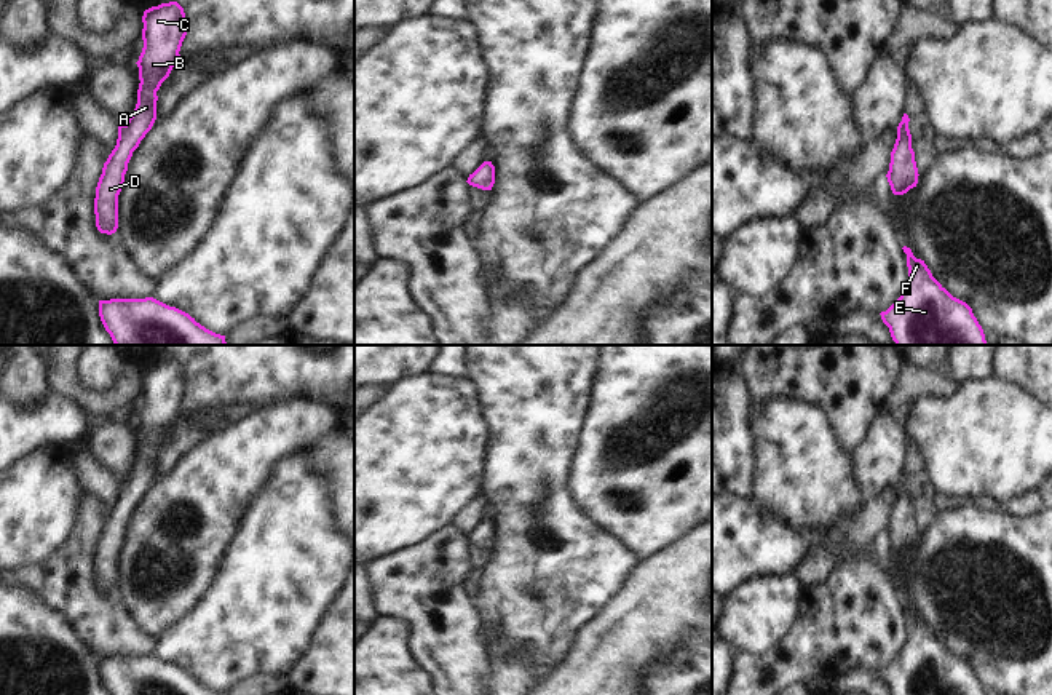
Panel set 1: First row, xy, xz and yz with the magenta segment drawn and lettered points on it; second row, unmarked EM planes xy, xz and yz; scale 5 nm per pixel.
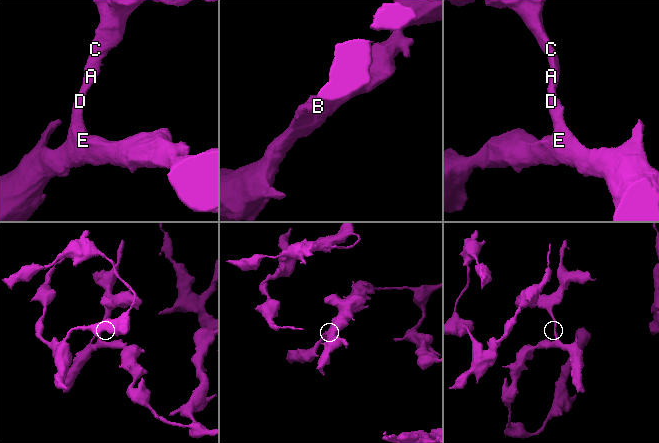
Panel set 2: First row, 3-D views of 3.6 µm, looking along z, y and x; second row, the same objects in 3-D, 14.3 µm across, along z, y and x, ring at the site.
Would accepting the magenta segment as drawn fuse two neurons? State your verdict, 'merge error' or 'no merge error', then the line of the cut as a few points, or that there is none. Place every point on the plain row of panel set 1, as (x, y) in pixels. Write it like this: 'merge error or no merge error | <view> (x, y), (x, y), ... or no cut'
no merge error | no cut

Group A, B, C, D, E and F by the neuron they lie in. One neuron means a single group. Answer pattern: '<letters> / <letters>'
A B C D E F

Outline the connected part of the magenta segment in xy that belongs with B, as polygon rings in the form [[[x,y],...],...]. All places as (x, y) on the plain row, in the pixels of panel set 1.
[[[177,359],[145,367],[142,380],[144,406],[136,420],[140,438],[137,462],[128,479],[118,484],[117,503],[104,521],[96,545],[96,585],[107,593],[118,586],[118,553],[125,542],[128,521],[156,478],[156,449],[177,422],[187,393],[187,375]]]

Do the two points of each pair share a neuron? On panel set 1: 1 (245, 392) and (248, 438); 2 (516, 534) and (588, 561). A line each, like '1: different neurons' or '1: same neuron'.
1: different neurons
2: same neuron

